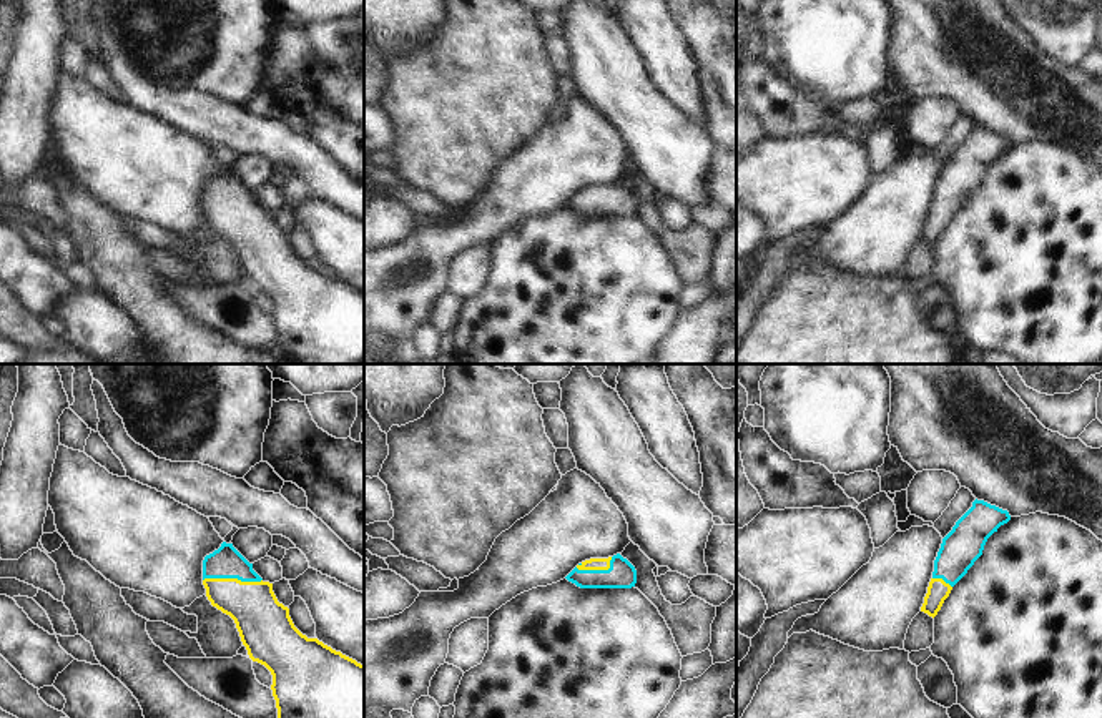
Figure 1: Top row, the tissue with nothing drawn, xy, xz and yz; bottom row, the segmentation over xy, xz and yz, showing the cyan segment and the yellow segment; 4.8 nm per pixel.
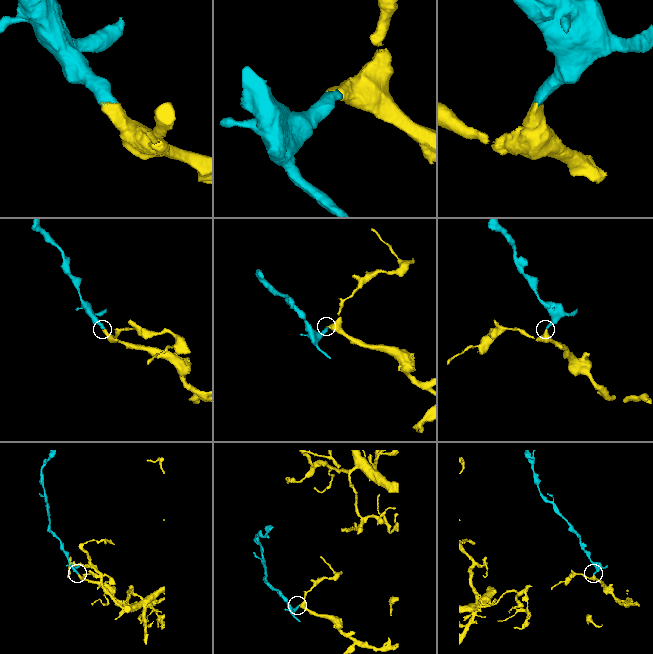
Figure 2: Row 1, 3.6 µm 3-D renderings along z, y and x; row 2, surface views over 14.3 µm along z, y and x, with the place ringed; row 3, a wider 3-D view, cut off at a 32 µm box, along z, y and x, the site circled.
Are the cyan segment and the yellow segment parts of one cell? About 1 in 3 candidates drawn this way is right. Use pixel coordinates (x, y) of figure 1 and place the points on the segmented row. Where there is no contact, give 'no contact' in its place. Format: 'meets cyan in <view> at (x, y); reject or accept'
meets cyan in xy at (231, 577); accept

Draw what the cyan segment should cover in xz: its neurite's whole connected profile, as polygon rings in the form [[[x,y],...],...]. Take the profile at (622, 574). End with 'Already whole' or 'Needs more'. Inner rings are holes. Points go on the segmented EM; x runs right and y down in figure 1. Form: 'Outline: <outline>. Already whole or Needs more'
Outline: [[[617,553],[608,558],[585,560],[565,578],[580,588],[632,588],[637,583],[637,570]]]. Needs more

